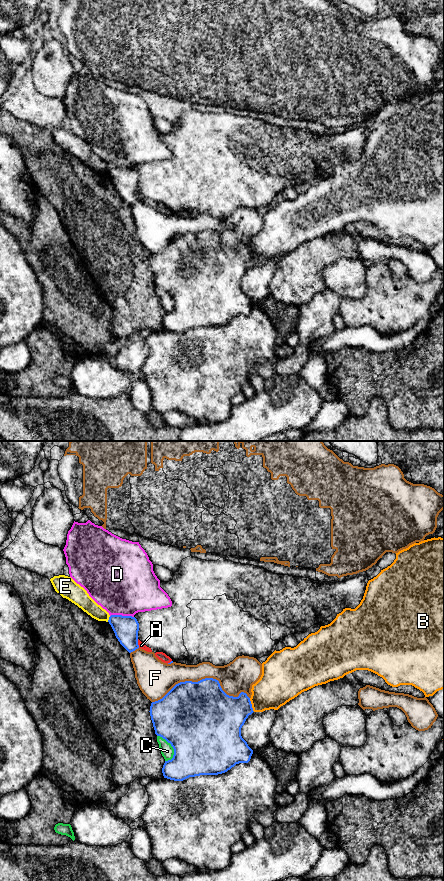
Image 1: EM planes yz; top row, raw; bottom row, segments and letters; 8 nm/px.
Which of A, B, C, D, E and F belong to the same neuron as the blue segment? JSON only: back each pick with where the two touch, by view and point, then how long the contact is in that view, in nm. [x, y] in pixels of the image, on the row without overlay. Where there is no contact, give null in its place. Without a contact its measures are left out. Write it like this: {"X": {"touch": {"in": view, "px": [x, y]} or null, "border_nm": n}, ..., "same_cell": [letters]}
{"same_cell": []}

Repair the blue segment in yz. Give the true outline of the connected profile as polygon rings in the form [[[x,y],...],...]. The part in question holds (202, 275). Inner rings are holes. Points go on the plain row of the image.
[[[205,230],[198,234],[185,233],[176,236],[162,251],[152,254],[150,268],[157,288],[162,289],[174,301],[171,312],[165,313],[164,330],[183,333],[200,327],[218,327],[227,324],[236,316],[248,315],[253,302],[241,288],[241,280],[254,263],[250,250],[241,244],[238,249],[227,247],[218,232]]]

